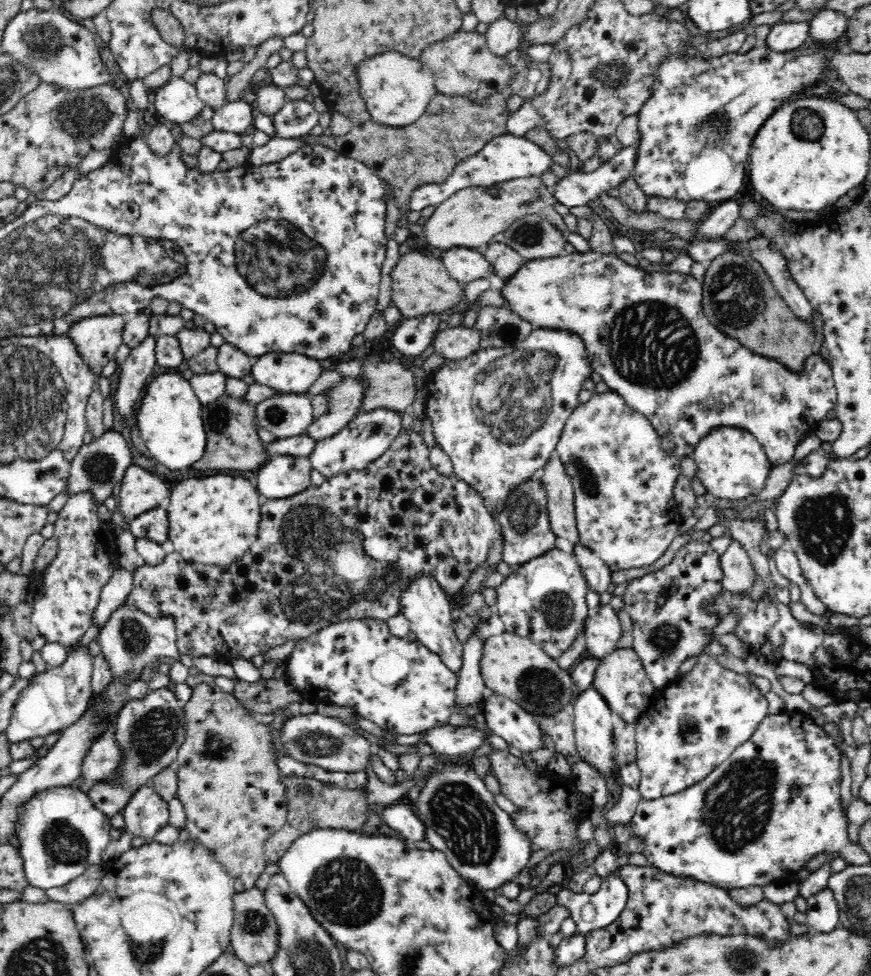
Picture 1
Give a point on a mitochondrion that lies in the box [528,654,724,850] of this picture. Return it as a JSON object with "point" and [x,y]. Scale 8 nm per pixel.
{"point":[687,729]}

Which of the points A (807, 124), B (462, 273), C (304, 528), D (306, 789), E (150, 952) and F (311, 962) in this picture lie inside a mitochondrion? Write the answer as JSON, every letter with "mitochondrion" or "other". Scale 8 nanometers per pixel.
{"A":"mitochondrion","B":"other","C":"mitochondrion","D":"other","E":"mitochondrion","F":"mitochondrion"}

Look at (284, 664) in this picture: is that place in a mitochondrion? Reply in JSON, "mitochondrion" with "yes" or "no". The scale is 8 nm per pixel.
{"mitochondrion":"no"}

